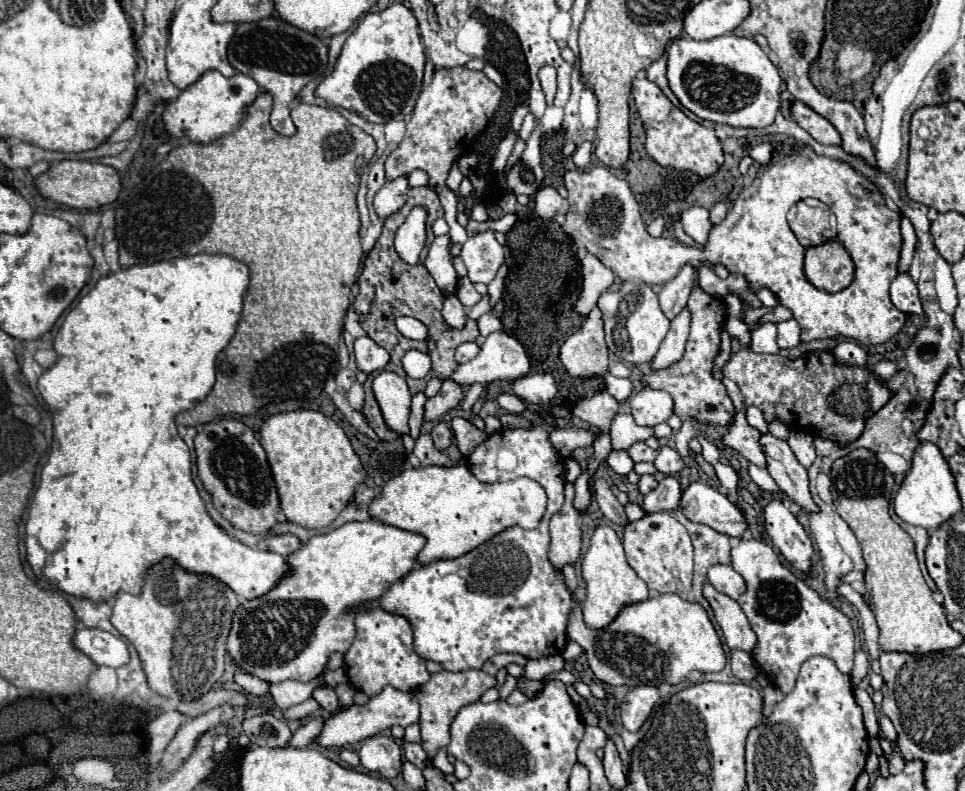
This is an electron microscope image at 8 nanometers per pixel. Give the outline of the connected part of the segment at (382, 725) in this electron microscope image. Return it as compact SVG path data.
M386 686L380 694L372 696L364 706L354 704L348 710L328 718L322 734L318 736L318 744L328 746L328 748L342 748L346 744L354 744L354 742L366 740L374 734L380 734L382 730L388 730L396 724L406 728L408 724L414 724L414 722L418 722L418 700L416 700L416 696L412 692L400 692L394 686Z

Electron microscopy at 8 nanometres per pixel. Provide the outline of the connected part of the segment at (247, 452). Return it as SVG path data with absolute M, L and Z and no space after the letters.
M220 418L210 424L204 424L204 428L198 432L194 440L196 448L196 464L198 464L198 476L204 484L206 492L212 496L214 508L238 530L252 532L252 534L266 534L272 530L272 526L278 522L276 514L280 512L280 500L276 492L276 484L266 460L266 452L260 446L258 438L254 436L252 428L248 428L244 422L234 418Z

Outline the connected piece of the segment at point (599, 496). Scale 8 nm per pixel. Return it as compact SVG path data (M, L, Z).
M594 478L592 490L594 490L596 500L598 500L598 506L600 506L600 510L602 510L602 514L606 518L610 518L614 524L620 524L620 526L628 524L624 506L616 500L616 496L610 490L610 484L604 478Z

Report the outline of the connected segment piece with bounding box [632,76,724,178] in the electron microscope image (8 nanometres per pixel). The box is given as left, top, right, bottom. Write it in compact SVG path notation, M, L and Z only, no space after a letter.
M638 76L632 82L632 94L636 102L636 110L642 116L646 128L646 152L660 164L672 166L678 170L690 170L702 178L712 176L720 164L724 162L720 140L716 138L712 128L706 128L694 120L690 120L680 108L676 108L660 90L658 84L650 82L644 76Z

